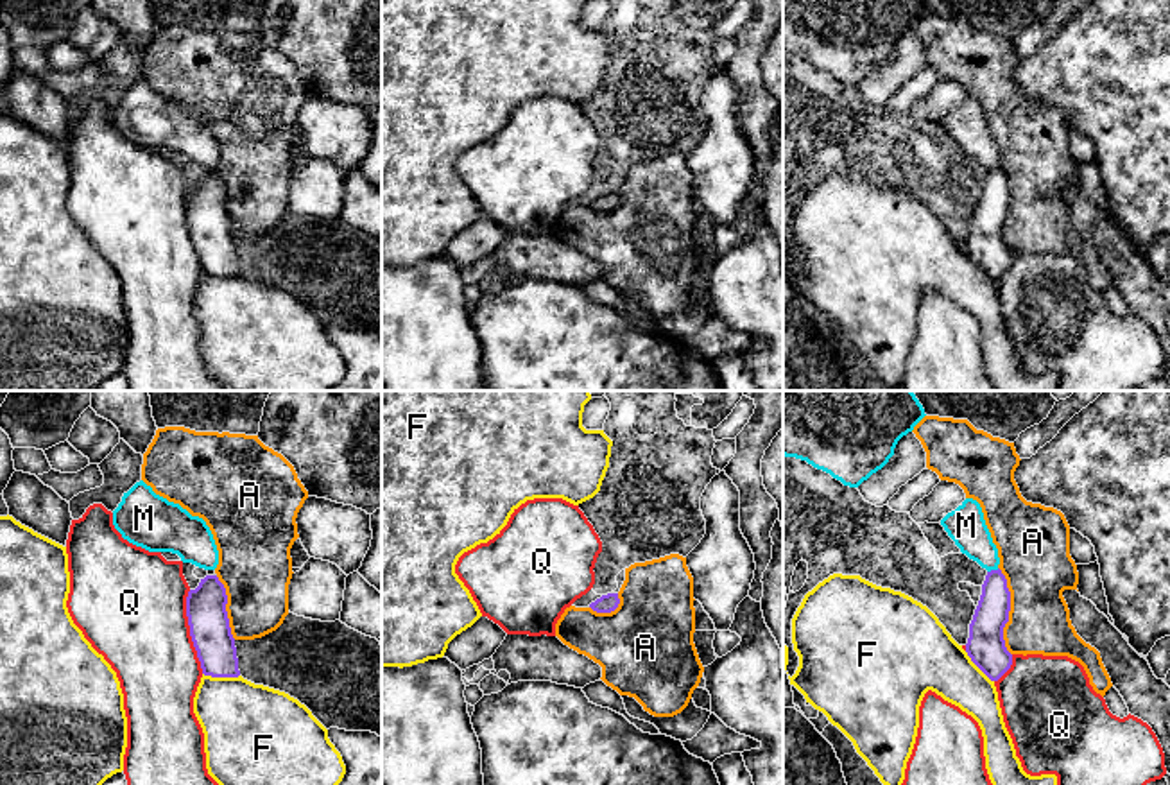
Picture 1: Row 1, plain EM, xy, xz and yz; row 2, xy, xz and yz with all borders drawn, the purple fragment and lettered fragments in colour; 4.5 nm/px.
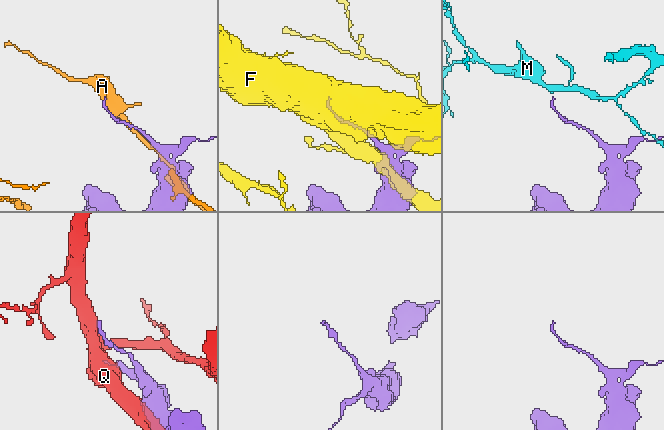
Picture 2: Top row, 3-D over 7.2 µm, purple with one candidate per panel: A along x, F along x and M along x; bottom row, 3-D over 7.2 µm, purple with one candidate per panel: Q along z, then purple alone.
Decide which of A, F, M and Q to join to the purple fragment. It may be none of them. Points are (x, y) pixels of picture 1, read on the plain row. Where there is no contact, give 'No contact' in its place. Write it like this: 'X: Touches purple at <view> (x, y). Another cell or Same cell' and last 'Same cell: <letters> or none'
A: Touches purple at yz (1009, 208). Another cell
F: Touches purple at xy (221, 275). Another cell
M: Touches purple at yz (993, 169). Another cell
Q: Touches purple at xy (190, 230). Another cell
Same cell: none

